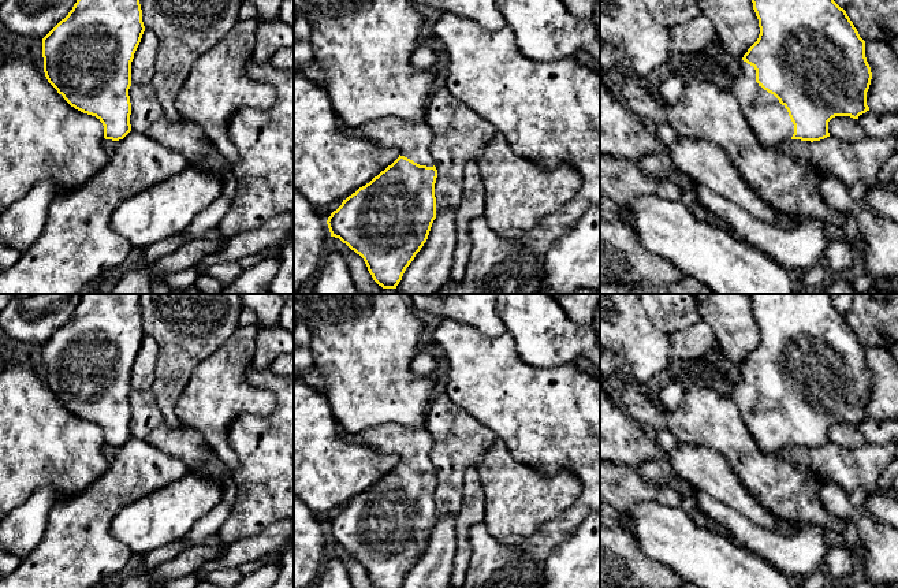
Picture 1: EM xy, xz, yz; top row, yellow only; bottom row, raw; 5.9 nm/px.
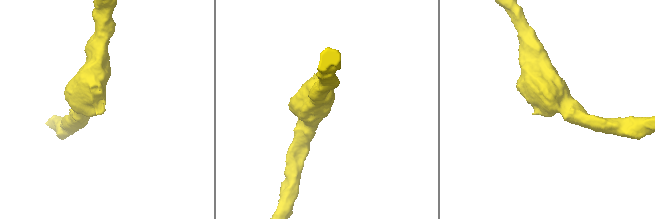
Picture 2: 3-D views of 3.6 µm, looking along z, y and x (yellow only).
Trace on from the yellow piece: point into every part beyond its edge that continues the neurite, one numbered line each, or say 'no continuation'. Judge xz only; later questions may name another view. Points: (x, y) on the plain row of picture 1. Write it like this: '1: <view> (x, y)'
1: xz (413, 446)

